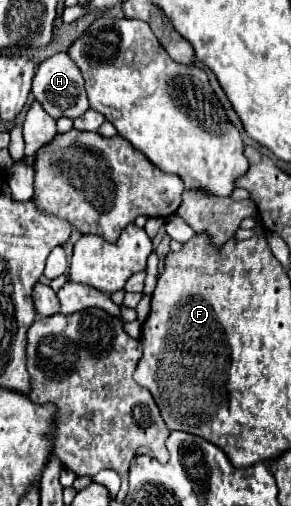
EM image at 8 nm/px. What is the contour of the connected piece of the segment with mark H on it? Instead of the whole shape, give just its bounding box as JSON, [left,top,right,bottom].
[31,52,89,118]

